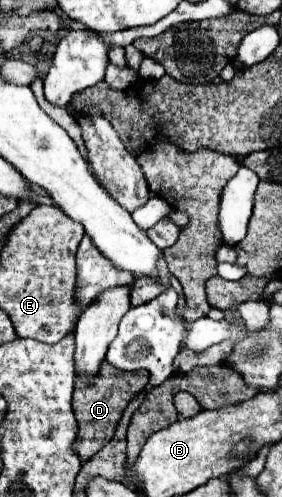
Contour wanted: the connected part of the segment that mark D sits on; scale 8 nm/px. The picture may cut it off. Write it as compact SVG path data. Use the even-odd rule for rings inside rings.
M106 360L102 362L102 368L98 370L98 376L90 380L90 384L74 384L74 398L72 398L72 410L78 420L78 438L74 442L74 452L80 456L82 462L90 460L98 450L102 450L114 436L116 424L122 418L122 412L126 404L138 396L148 384L148 372L124 372L118 368L112 368Z

